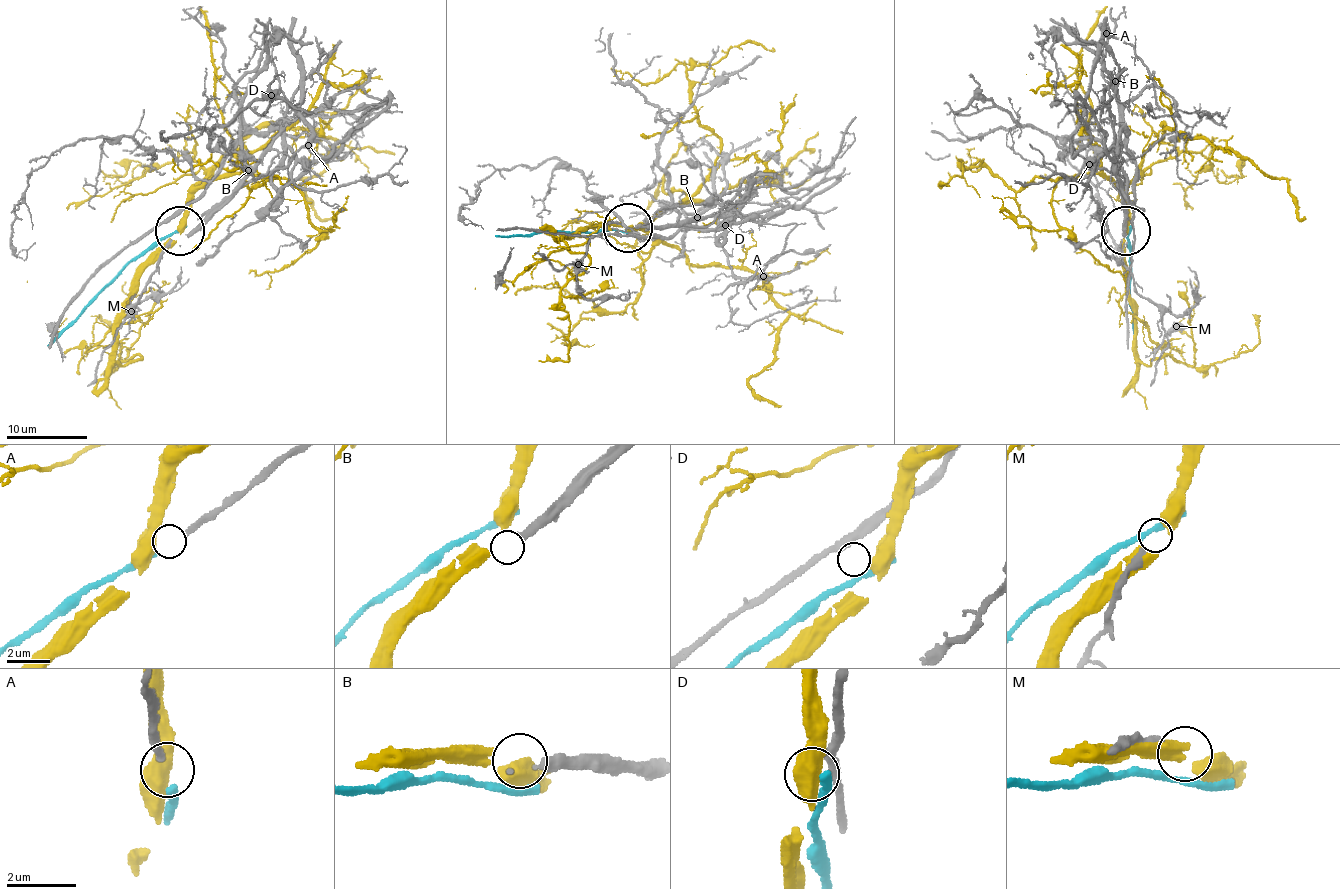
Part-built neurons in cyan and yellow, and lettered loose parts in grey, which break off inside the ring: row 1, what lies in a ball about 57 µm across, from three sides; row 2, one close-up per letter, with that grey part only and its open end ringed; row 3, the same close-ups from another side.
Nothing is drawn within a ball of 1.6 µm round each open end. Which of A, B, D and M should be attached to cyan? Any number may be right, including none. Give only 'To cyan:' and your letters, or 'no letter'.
To cyan: A

